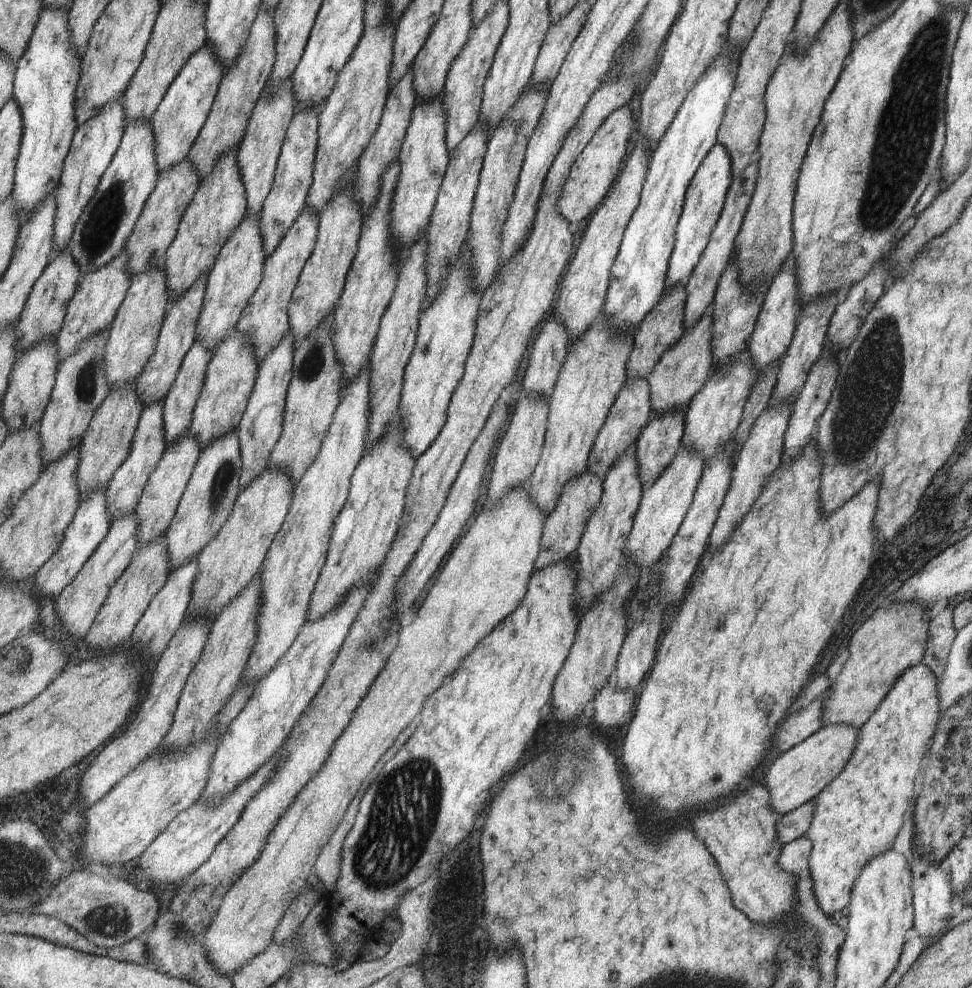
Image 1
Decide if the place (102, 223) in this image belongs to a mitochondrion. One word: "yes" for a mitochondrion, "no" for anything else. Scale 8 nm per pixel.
yes

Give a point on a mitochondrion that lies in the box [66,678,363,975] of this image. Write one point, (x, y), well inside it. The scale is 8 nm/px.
(108, 921)

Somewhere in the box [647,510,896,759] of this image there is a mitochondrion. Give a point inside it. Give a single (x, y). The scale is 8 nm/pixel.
(831, 650)

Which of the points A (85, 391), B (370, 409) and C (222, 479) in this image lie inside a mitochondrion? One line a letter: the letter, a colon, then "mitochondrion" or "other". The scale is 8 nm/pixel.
A: mitochondrion
B: other
C: mitochondrion

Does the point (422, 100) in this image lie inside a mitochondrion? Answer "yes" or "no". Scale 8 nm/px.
no

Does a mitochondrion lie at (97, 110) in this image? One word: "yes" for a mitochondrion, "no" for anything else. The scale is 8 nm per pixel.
no

